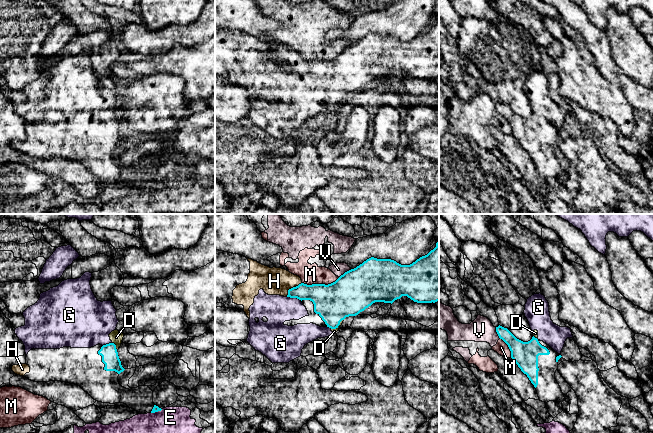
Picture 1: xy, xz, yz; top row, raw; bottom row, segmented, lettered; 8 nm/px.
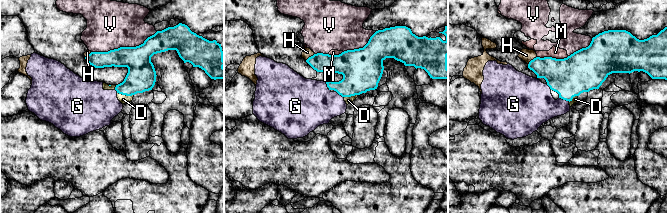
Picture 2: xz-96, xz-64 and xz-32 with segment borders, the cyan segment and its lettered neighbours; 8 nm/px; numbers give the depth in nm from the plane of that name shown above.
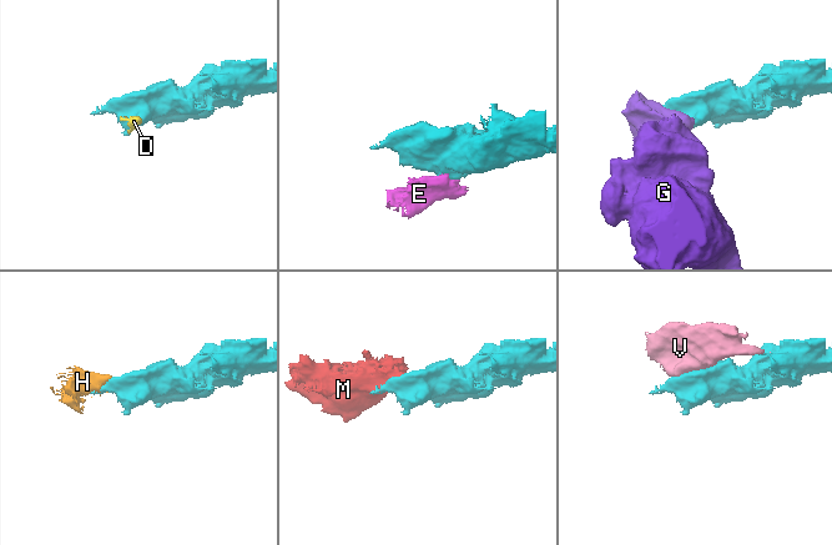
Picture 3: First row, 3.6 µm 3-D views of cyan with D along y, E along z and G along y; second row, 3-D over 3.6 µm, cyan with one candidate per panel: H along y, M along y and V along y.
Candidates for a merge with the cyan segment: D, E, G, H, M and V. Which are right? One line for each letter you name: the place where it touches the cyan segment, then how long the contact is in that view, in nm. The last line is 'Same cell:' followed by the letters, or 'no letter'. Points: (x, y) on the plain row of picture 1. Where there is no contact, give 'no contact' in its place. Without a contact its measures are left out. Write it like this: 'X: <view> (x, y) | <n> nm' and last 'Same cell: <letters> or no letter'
D: xy (115, 123) | 100 nm
G: xz (294, 73) | 120 nm
H: xz (291, 64) | 170 nm
Same cell: D, G, H

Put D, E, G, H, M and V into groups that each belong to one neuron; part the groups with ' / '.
D G H / E / M V

